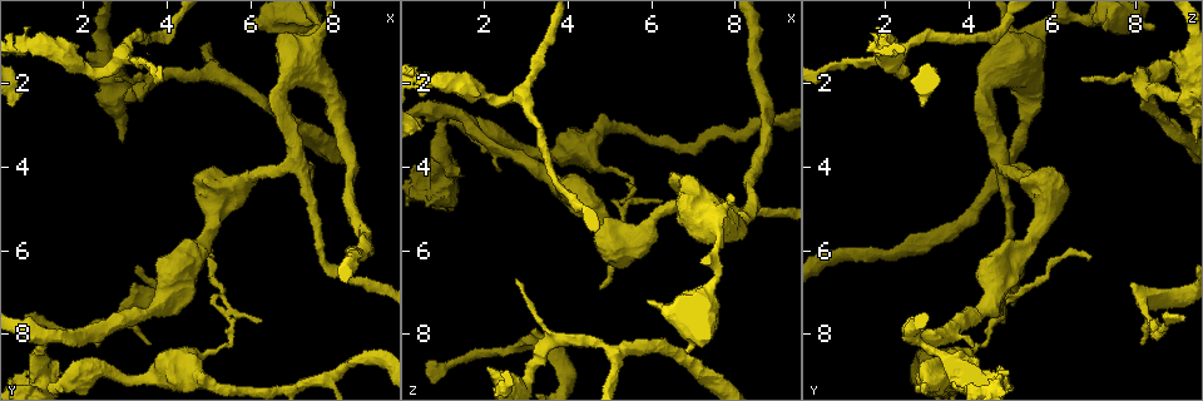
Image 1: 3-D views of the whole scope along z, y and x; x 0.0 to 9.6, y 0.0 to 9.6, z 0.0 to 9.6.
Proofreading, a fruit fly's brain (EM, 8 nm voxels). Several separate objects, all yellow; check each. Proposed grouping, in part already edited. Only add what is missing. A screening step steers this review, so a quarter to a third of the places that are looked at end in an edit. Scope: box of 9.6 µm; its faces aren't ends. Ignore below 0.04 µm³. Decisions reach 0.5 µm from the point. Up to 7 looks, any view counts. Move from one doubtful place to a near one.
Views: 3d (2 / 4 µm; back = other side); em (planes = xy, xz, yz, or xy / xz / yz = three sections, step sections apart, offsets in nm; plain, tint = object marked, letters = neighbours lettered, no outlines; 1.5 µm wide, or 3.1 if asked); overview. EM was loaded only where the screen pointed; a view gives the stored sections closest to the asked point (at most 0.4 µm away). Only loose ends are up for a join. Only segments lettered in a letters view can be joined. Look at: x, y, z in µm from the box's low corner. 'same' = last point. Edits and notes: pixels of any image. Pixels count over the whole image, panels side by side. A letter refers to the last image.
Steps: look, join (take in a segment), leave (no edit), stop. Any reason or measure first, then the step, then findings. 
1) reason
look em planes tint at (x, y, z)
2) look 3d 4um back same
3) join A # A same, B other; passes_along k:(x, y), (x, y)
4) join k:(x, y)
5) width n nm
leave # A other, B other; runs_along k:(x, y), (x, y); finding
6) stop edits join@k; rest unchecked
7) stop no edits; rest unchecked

free end
look em planes letters at (3.60, 8.20, 8.10)

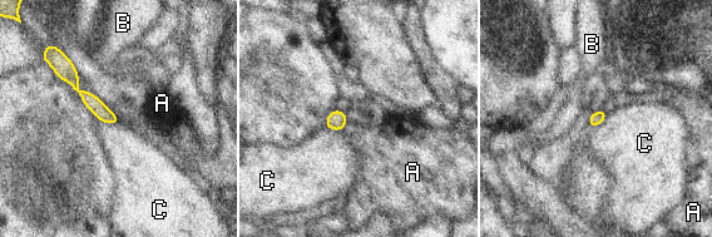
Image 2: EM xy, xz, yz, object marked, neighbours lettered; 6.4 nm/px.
leave # A other, B other, C other; border 2:(99, 121), (109, 123), (120, 122); none of them fits

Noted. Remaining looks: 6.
free end
look 3d 4um at (0.55, 7.55, 8.70)

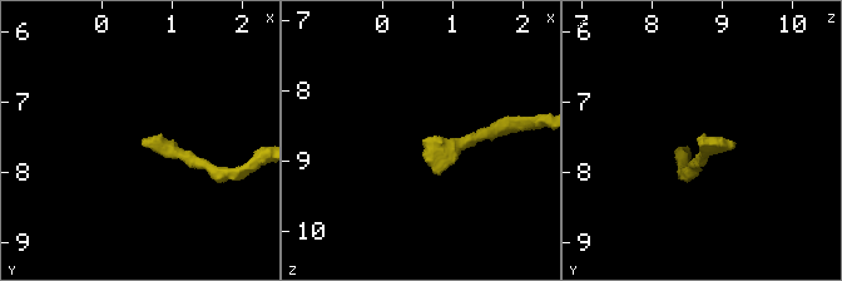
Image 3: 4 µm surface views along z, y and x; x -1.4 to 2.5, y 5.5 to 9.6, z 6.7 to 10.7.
look em yz step 4 tint at (0.60, 7.55, 8.70)

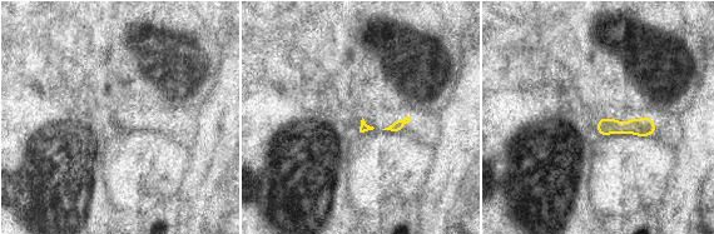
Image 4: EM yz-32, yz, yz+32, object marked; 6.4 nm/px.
look em planes letters same

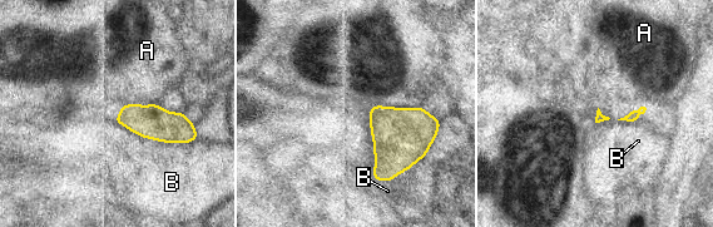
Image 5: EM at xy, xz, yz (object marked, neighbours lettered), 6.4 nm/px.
leave # A other, B other; border 5:(124, 103), (157, 104); no lettered segment goes on from it

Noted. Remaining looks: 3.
free end
look em xy step 8 letters at (2.80, 1.90, 6.70)

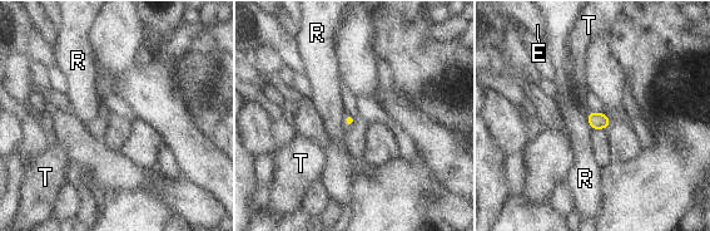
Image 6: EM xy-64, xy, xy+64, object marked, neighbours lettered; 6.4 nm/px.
leave # E other, R other, T other; border 6:(589, 111), (589, 126), (594, 131); none of them fits

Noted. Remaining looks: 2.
stop no edits; rest unchecked

